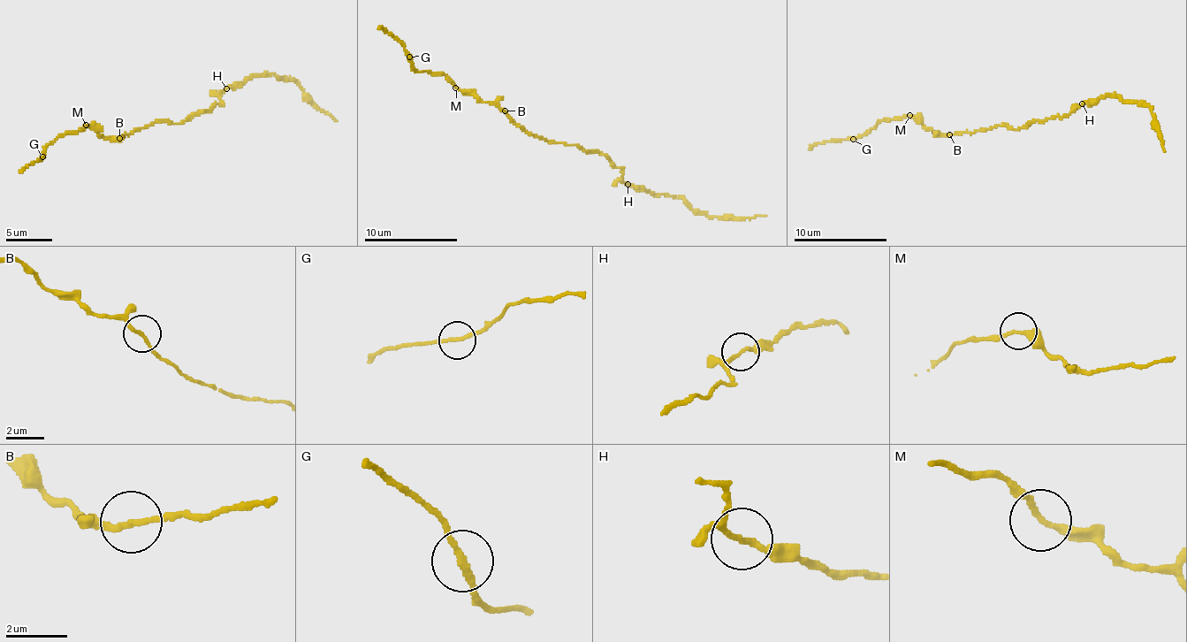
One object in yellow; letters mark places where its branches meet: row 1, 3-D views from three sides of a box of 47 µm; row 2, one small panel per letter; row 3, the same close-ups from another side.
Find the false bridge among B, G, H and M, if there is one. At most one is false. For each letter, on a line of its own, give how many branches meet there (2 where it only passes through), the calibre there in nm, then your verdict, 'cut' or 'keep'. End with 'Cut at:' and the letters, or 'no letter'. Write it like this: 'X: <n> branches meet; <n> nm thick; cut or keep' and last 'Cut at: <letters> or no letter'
B: 2 branches meet; 170 nm thick; keep
G: 2 branches meet; 190 nm thick; keep
H: 2 branches meet; 170 nm thick; keep
M: 2 branches meet; 180 nm thick; keep
Cut at: no letter

